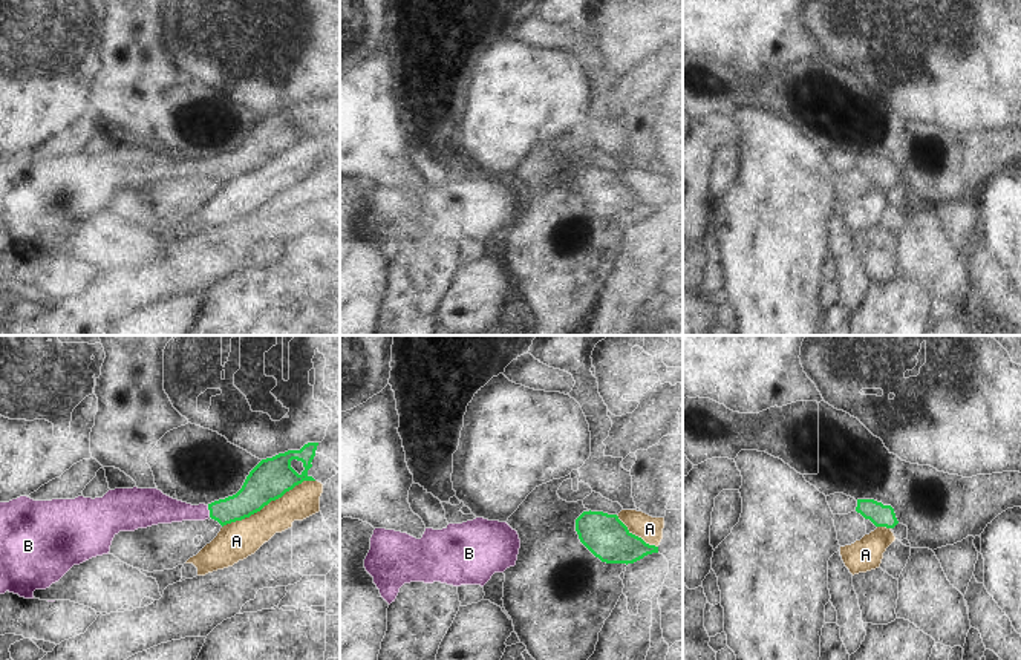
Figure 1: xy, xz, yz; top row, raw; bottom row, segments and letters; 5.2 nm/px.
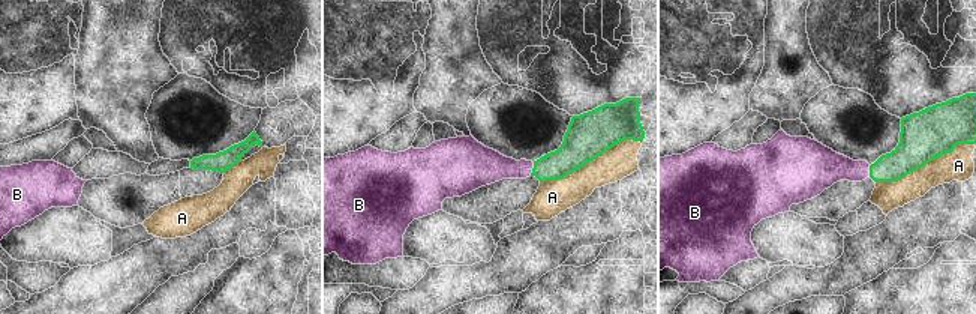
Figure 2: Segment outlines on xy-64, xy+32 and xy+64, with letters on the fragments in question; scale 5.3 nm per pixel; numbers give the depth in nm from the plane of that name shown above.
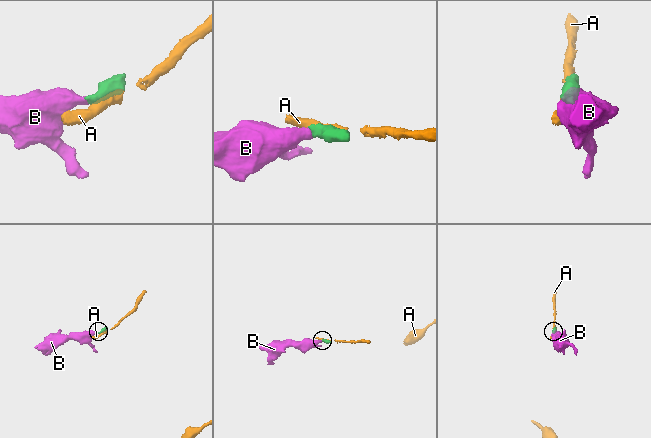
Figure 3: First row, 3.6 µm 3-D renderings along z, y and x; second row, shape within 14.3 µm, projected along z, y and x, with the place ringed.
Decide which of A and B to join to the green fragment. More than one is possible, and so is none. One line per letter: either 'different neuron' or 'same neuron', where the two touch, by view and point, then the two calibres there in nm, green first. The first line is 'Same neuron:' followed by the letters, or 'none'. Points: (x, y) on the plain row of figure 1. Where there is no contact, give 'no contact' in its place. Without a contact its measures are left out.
Same neuron: B
A: different neuron | xy (268, 160) | 220/200 nm
B: same neuron | xy (210, 169) | 160/150 nm

